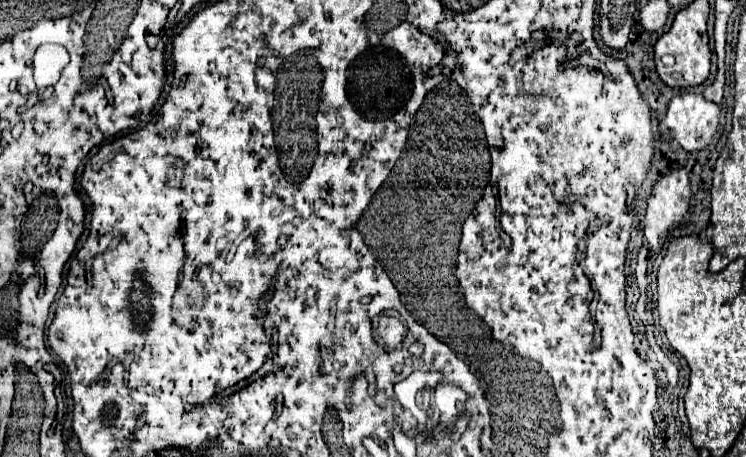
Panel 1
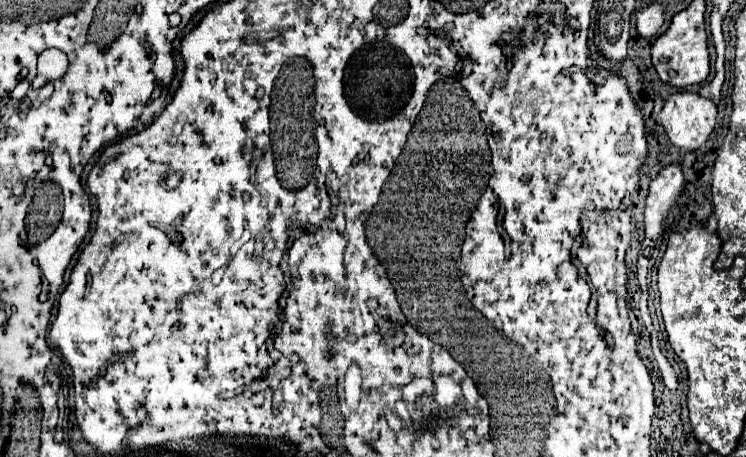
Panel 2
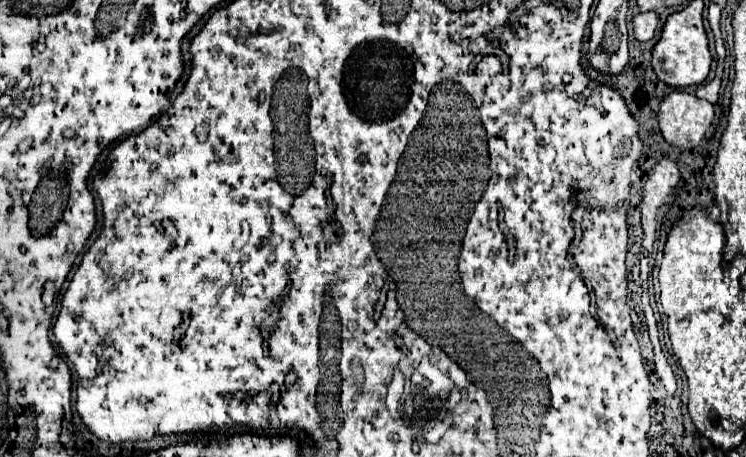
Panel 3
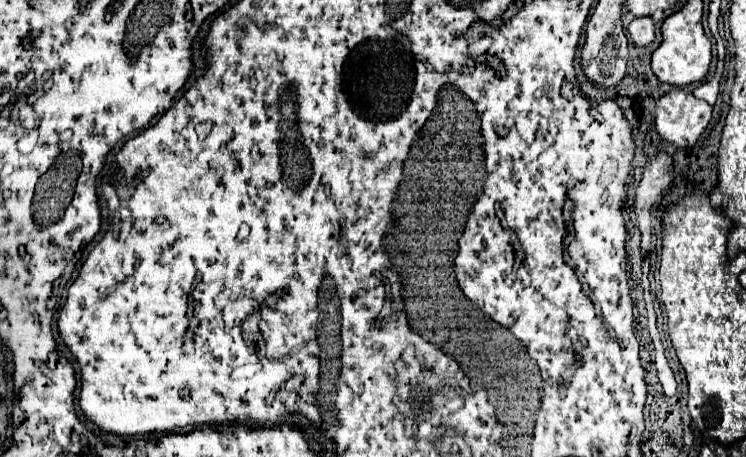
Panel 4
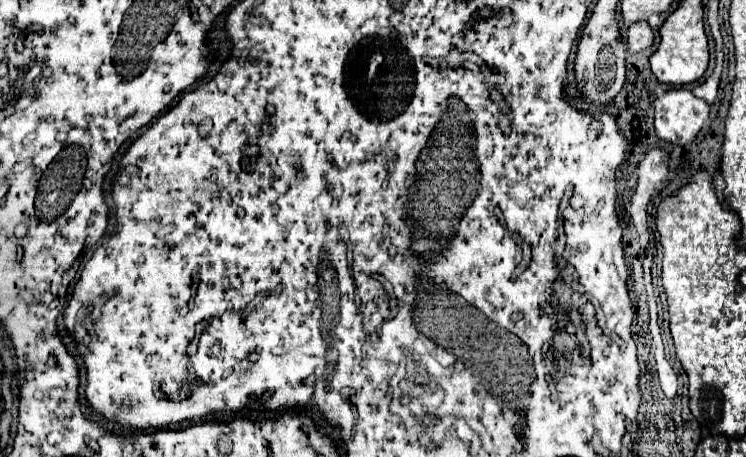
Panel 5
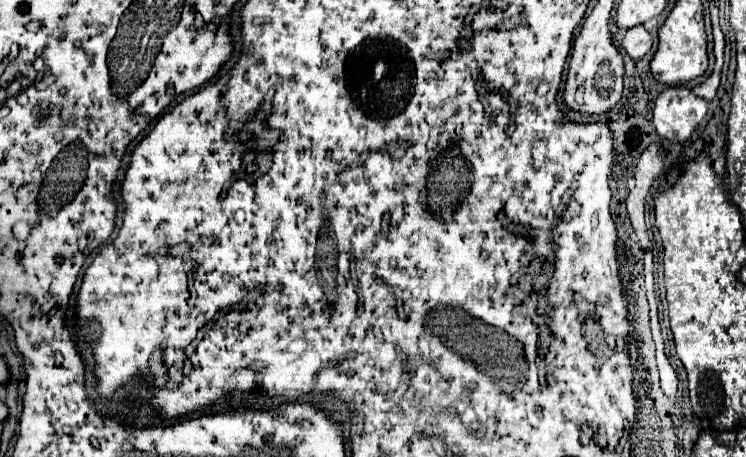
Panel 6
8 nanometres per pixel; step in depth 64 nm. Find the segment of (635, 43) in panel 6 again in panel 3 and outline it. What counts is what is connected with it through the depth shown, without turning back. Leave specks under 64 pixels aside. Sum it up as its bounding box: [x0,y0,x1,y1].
[632,12,660,42]

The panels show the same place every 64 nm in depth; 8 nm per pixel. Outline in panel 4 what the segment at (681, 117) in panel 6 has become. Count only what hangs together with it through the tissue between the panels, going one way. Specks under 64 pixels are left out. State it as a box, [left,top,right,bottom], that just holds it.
[656,90,712,146]

